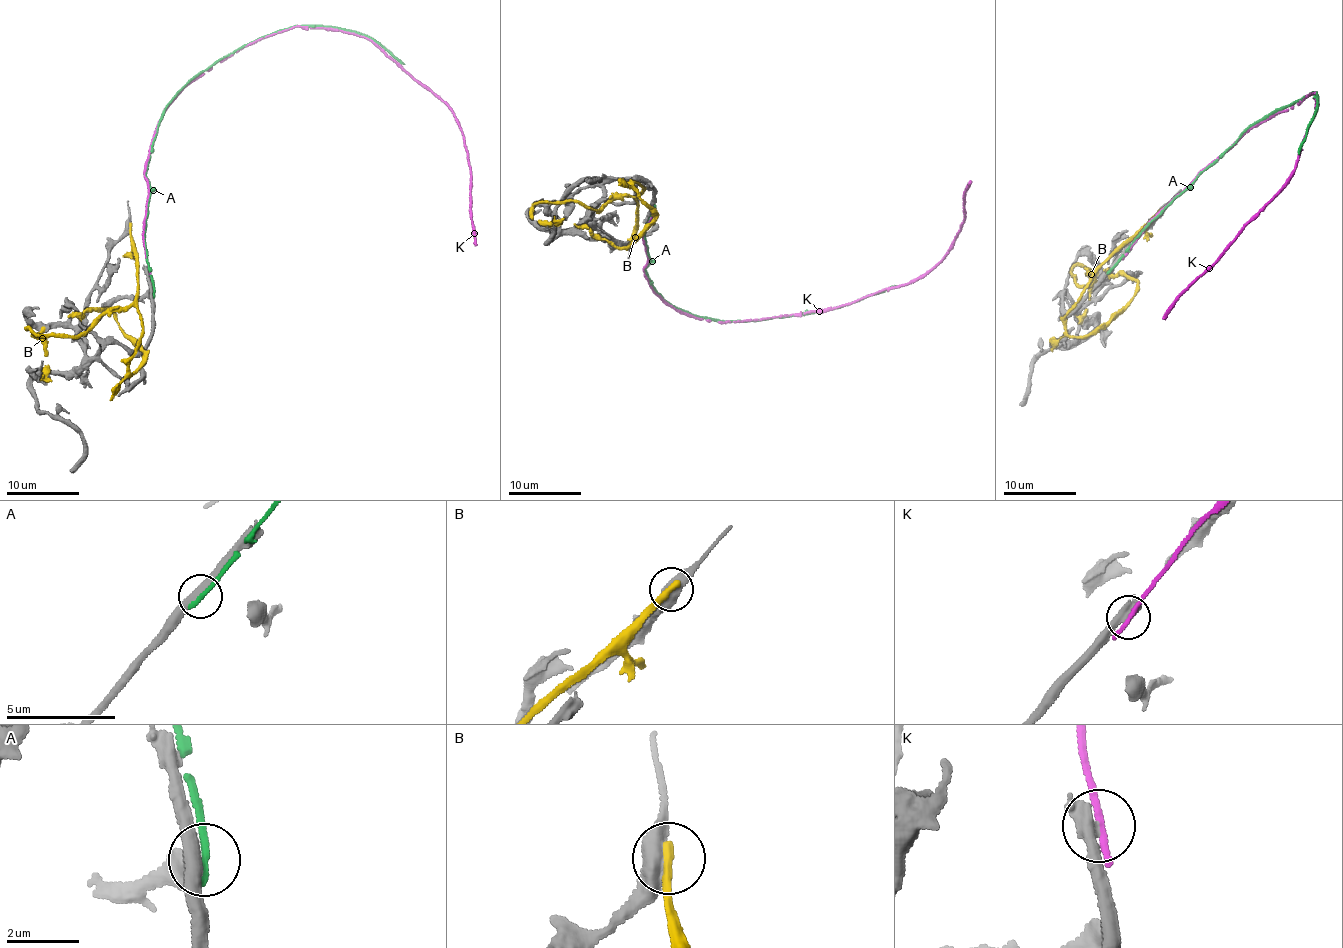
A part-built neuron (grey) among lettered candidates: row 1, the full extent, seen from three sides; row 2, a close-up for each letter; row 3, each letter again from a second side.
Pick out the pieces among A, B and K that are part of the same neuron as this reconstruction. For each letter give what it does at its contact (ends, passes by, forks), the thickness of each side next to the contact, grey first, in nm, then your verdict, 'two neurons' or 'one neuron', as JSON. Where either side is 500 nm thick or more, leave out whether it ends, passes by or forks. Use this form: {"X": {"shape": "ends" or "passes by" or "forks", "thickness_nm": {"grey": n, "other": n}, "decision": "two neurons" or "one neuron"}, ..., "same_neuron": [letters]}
{"A": {"shape": "ends", "thickness_nm": {"grey": 360, "other": 220}, "decision": "two neurons"}, "B": {"thickness_nm": {"grey": 500, "other": 280}, "decision": "two neurons"}, "K": {"thickness_nm": {"grey": 550, "other": 240}, "decision": "two neurons"}, "same_neuron": []}

